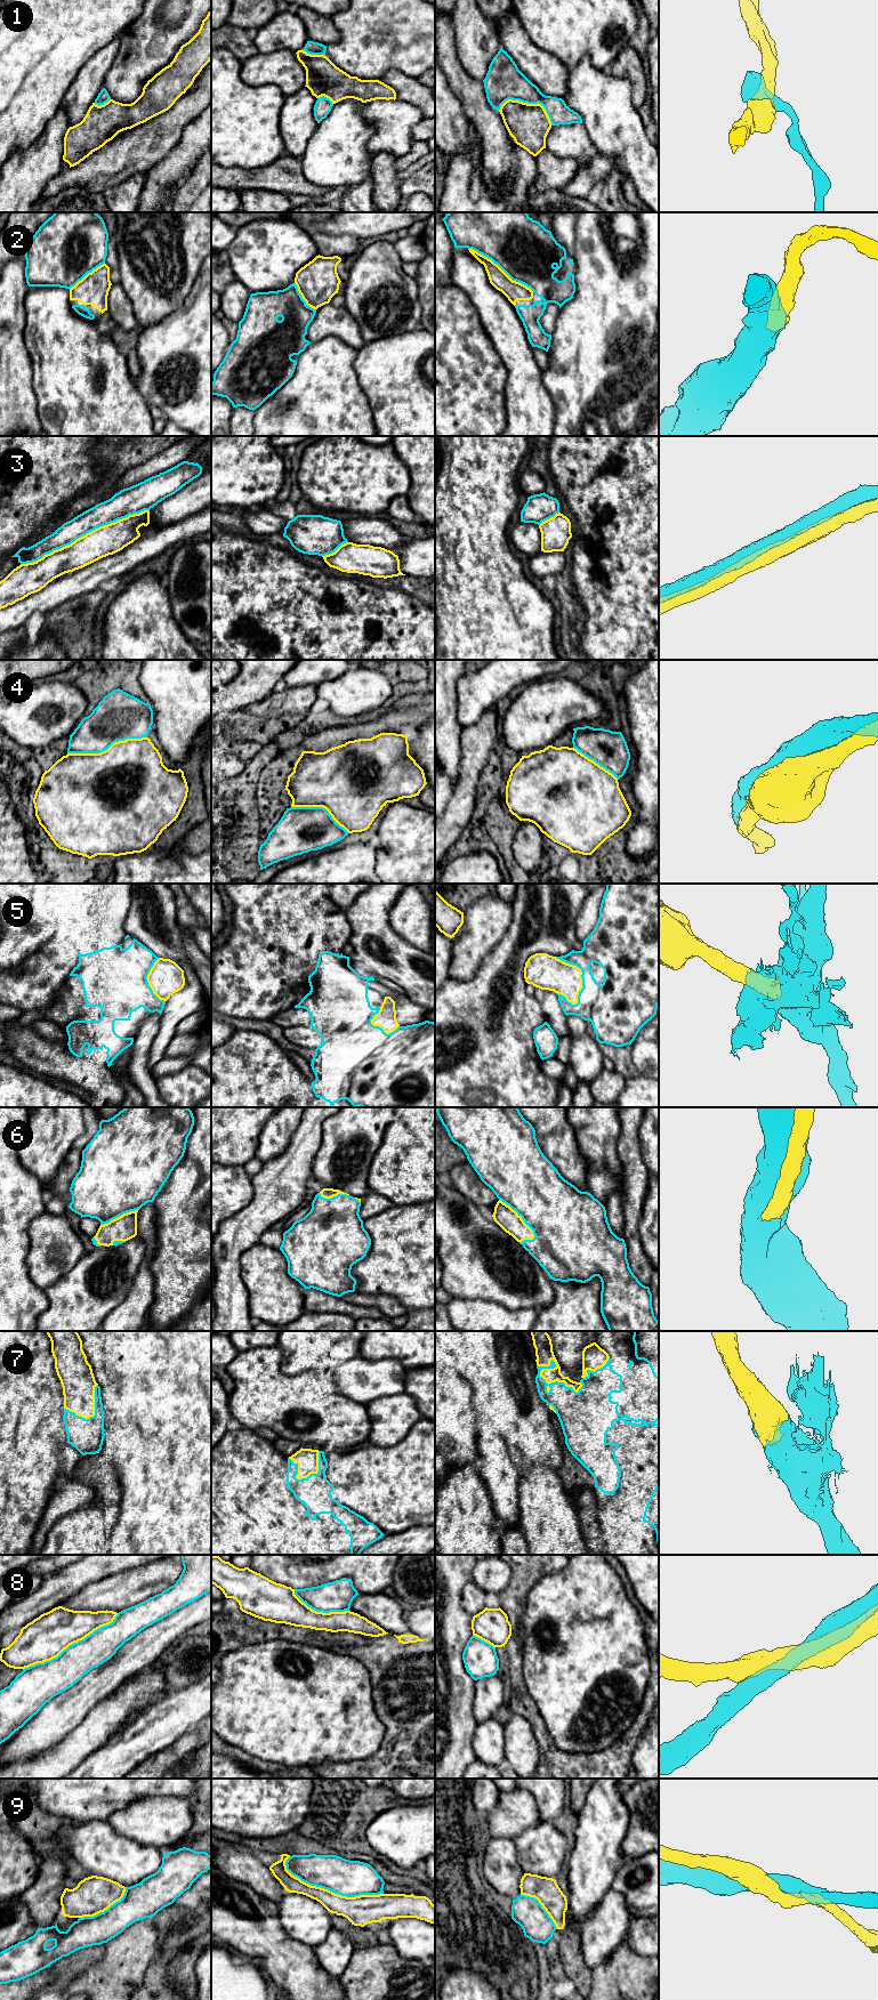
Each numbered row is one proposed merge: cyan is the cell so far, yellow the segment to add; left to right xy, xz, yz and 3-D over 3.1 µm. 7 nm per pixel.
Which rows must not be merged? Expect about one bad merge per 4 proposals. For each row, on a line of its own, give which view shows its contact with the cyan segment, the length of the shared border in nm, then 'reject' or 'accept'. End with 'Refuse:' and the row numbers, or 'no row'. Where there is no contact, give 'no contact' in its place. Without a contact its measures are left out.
1: contact in yz; length 400 nm; reject
2: contact in yz; length 550 nm; accept
3: contact in xy; length 1000 nm; accept
4: contact in xy; length 550 nm; accept
5: contact in yz; length 380 nm; reject
6: contact in yz; length 380 nm; accept
7: contact in yz; length 360 nm; accept
8: contact in xy; length 800 nm; reject
9: contact in xz; length 750 nm; reject
Refuse: 1, 5, 8, 9

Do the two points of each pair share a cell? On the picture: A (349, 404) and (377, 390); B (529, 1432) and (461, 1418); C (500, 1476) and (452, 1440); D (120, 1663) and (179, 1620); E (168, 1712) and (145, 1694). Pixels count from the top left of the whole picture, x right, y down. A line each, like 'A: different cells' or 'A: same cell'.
A: different cells
B: same cell
C: different cells
D: same cell
E: different cells

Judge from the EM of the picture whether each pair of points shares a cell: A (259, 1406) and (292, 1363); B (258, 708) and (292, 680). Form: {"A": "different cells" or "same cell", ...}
{"A": "same cell", "B": "different cells"}

